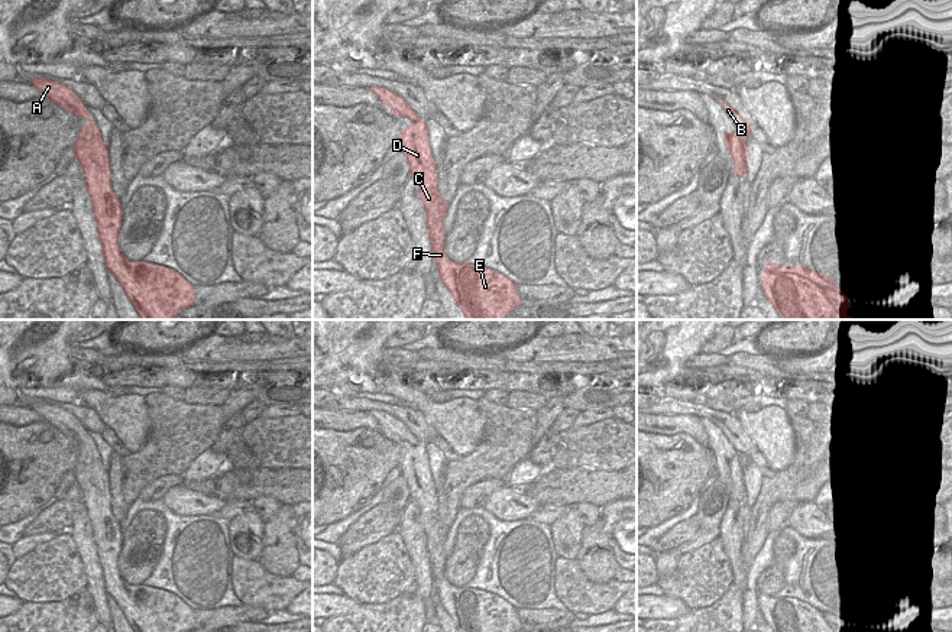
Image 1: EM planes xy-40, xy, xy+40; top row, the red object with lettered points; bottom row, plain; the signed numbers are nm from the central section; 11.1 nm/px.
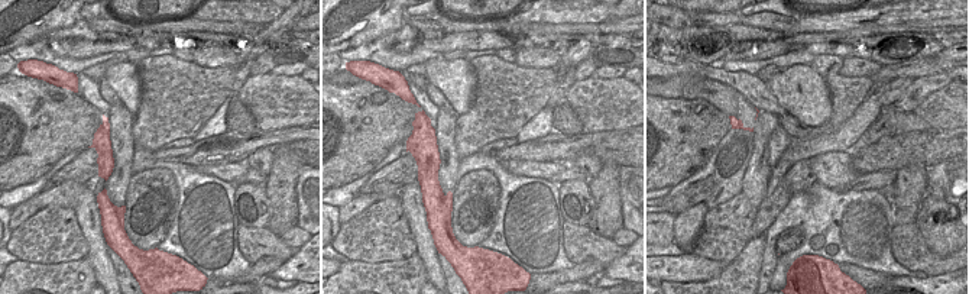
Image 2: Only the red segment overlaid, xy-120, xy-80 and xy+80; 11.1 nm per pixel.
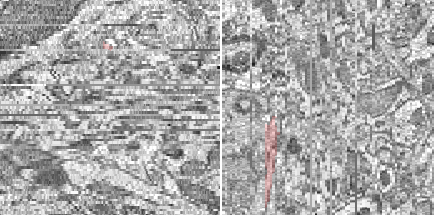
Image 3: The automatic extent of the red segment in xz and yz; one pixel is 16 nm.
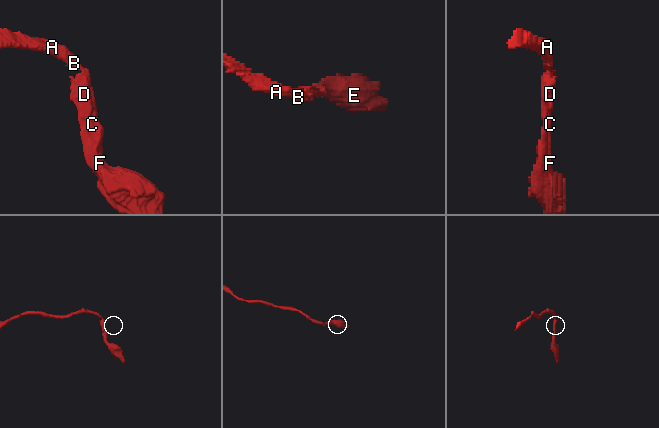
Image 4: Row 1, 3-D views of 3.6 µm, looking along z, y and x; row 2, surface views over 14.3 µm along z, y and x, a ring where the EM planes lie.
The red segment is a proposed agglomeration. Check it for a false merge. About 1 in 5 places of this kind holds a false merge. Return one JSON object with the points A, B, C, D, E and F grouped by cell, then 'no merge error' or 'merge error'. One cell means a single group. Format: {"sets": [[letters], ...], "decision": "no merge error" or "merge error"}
{"sets": [["A", "B", "C", "D", "E", "F"]], "decision": "no merge error"}

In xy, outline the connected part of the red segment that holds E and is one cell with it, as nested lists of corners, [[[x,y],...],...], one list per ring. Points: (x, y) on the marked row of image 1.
[[[370,87],[381,104],[389,107],[394,116],[414,120],[401,132],[399,148],[409,163],[409,174],[420,187],[420,200],[427,214],[427,227],[433,259],[443,283],[466,320],[506,320],[508,314],[521,305],[517,285],[502,273],[472,263],[456,263],[444,253],[444,218],[447,202],[440,197],[425,119],[418,117],[408,103],[383,87]]]

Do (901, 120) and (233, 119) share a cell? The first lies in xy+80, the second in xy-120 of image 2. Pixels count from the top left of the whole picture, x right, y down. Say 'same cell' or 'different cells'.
same cell

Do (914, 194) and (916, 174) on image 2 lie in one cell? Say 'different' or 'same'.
same

